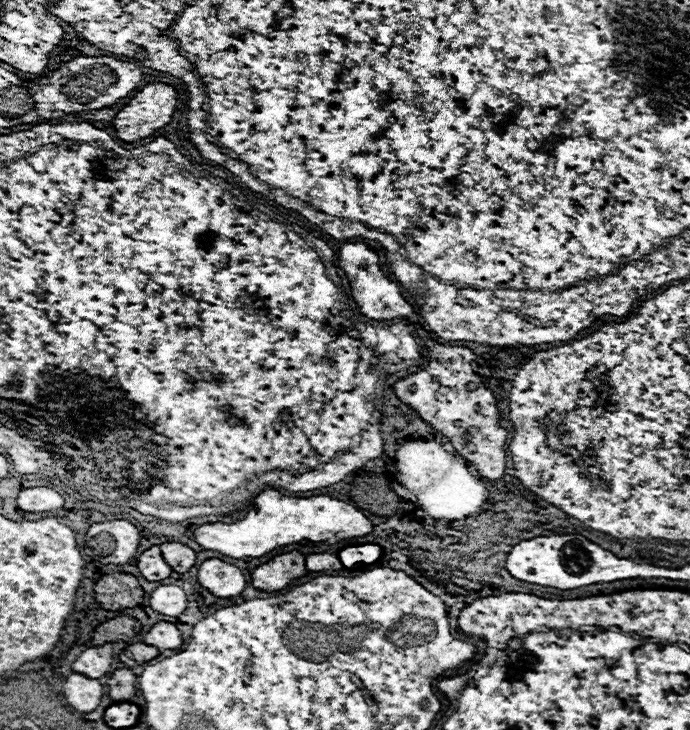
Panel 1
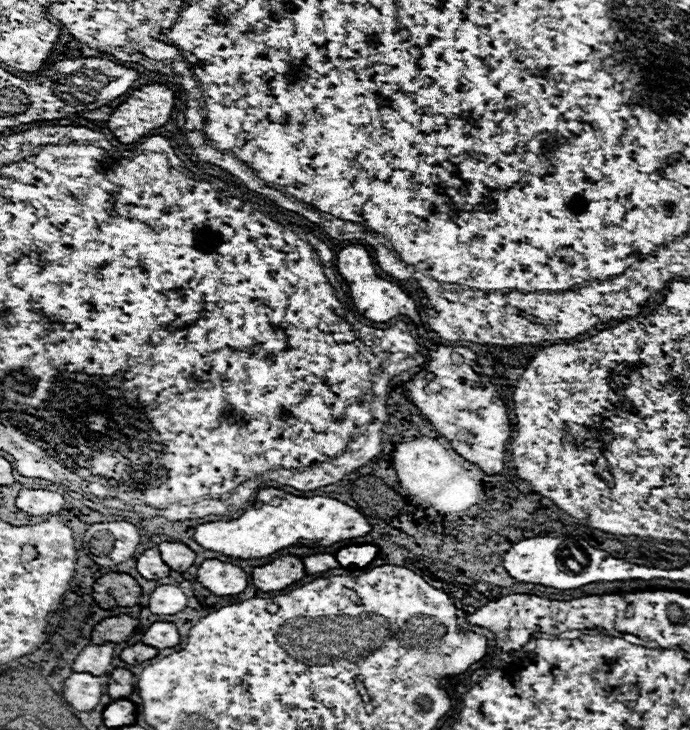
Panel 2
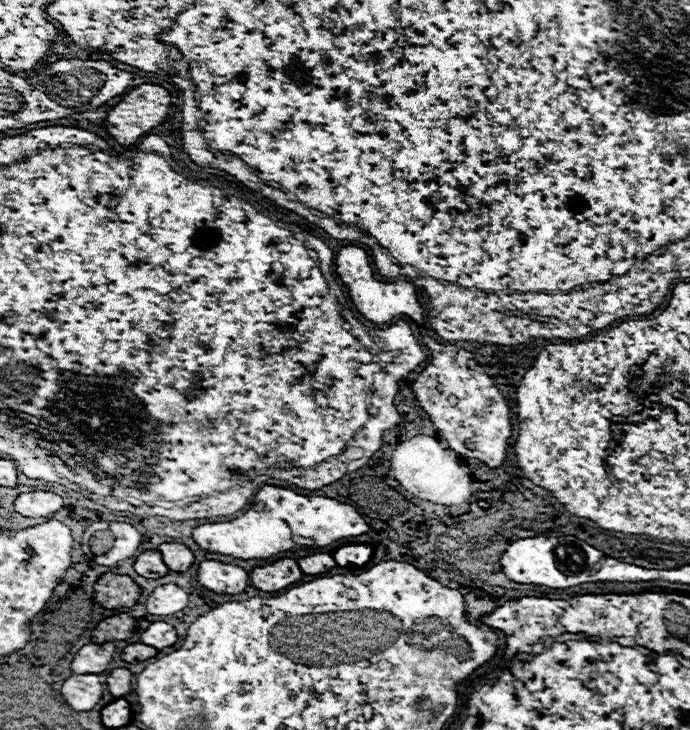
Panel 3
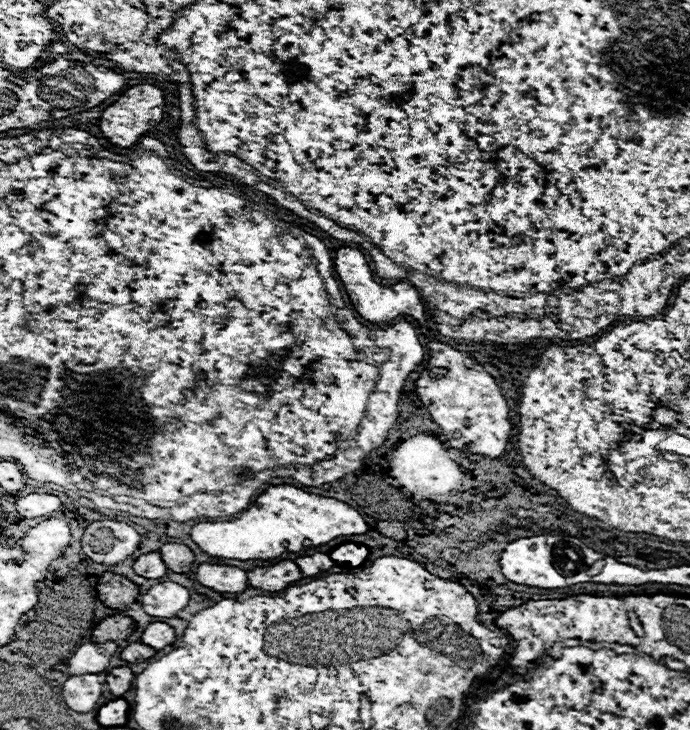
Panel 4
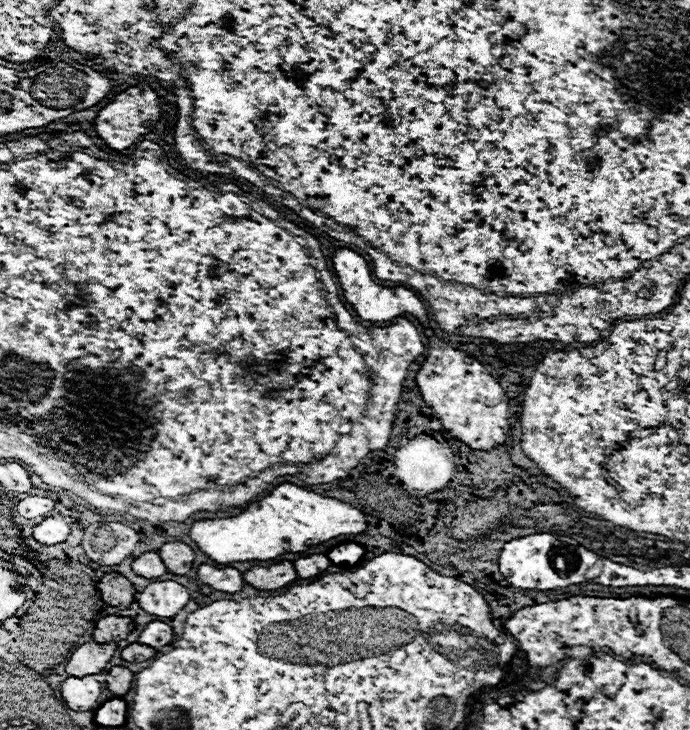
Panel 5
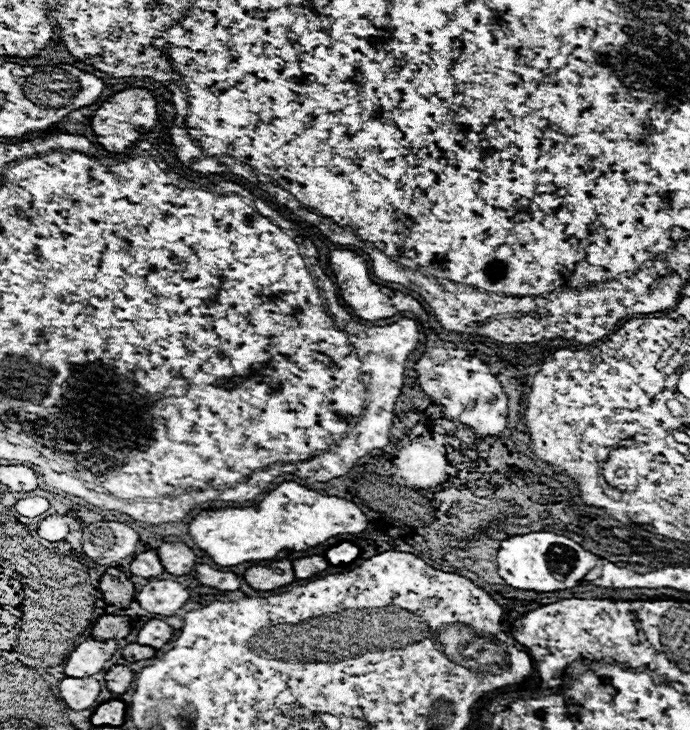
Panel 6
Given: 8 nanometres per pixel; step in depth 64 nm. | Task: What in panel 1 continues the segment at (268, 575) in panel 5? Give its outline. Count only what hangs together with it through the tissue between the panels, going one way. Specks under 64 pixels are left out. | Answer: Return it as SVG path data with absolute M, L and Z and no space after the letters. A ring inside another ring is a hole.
M298 550L288 554L278 554L270 562L252 570L252 586L258 590L280 590L290 584L290 580L300 578L306 574L306 556Z

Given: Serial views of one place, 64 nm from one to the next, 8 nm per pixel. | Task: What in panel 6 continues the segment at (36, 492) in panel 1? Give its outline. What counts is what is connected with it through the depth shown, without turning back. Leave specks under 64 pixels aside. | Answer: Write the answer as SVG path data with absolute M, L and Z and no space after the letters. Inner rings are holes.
M28 496L28 498L22 498L16 502L14 510L20 514L20 516L26 516L26 518L36 518L40 514L44 514L46 510L50 508L50 502L42 496Z

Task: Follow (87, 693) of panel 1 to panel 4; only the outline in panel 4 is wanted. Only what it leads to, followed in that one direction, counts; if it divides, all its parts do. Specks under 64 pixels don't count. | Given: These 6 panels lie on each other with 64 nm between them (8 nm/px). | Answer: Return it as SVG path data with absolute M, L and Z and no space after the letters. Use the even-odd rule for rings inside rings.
M98 674L70 676L62 686L62 698L74 712L94 710L100 696L102 696L102 684Z

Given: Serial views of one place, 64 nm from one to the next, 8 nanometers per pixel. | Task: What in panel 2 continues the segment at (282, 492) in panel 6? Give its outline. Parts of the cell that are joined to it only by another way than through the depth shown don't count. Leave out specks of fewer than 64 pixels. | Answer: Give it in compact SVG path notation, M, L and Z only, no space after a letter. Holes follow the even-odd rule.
M262 488L256 502L238 520L206 522L196 526L194 540L206 548L230 558L264 558L276 550L296 546L300 540L310 540L320 546L332 546L340 540L360 538L370 532L368 520L352 506L328 496L292 496L278 488Z

